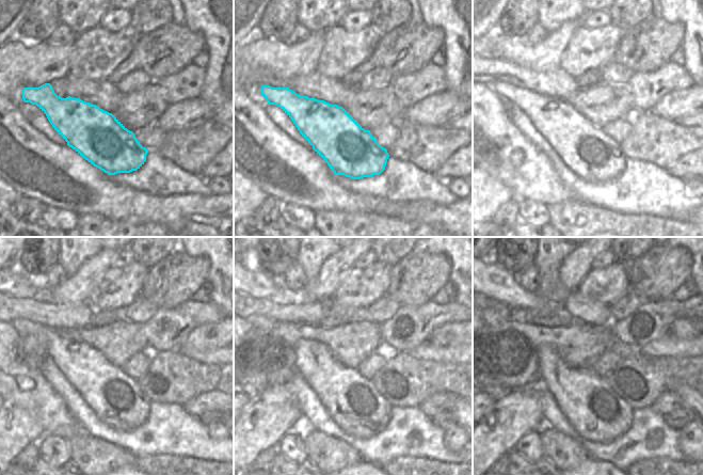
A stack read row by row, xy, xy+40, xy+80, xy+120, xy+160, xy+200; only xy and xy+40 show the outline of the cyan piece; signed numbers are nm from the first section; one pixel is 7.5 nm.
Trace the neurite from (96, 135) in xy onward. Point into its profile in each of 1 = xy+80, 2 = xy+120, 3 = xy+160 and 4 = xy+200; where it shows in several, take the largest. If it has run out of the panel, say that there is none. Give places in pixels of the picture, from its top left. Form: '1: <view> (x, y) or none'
1: xy+80 (593, 156)
2: xy+120 (117, 400)
3: xy+160 (352, 401)
4: xy+200 (592, 408)

